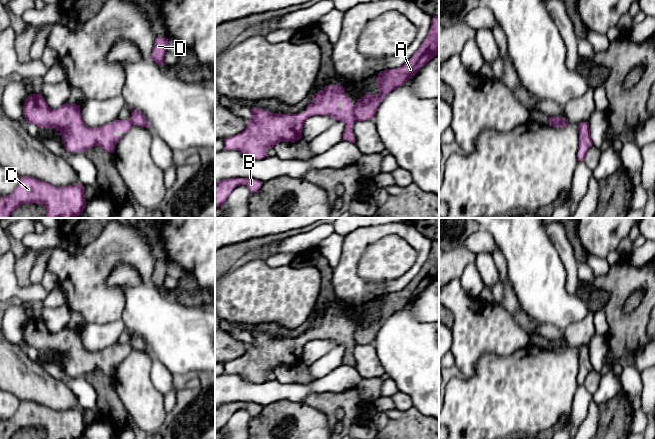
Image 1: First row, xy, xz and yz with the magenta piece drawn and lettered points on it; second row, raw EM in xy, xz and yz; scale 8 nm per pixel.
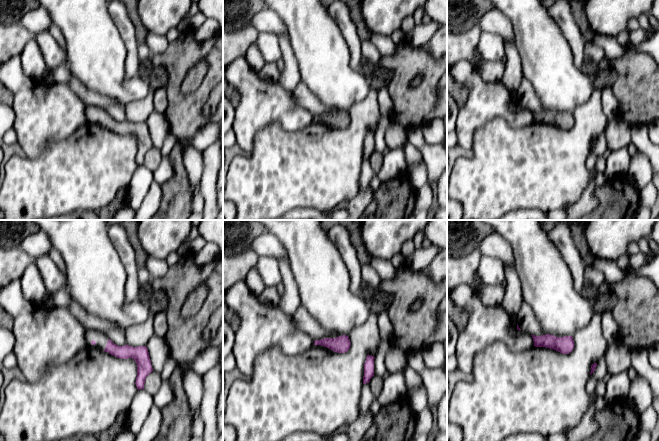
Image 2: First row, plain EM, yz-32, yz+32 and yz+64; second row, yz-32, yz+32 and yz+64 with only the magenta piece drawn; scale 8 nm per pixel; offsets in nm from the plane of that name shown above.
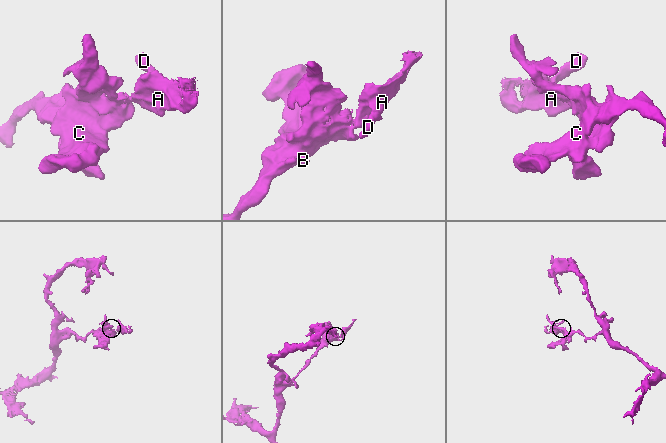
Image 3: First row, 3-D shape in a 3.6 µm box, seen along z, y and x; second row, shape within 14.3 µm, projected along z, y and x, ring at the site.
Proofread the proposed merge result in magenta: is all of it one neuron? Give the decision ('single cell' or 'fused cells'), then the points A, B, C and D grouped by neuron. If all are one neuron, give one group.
fused cells | A D / B C

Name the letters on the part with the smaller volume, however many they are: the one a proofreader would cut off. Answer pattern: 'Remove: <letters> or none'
Remove: A, D

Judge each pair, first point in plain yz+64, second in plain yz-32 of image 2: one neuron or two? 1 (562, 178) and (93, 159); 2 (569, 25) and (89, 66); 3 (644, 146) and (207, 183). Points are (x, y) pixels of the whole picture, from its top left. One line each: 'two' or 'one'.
1: one
2: two
3: one

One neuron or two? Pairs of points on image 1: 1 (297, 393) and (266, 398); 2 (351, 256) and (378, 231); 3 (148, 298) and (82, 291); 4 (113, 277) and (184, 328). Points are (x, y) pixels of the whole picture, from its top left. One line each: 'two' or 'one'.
1: one
2: one
3: two
4: one

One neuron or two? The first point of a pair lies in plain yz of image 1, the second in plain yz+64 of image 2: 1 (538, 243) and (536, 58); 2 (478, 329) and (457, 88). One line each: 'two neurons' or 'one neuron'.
1: one neuron
2: two neurons

